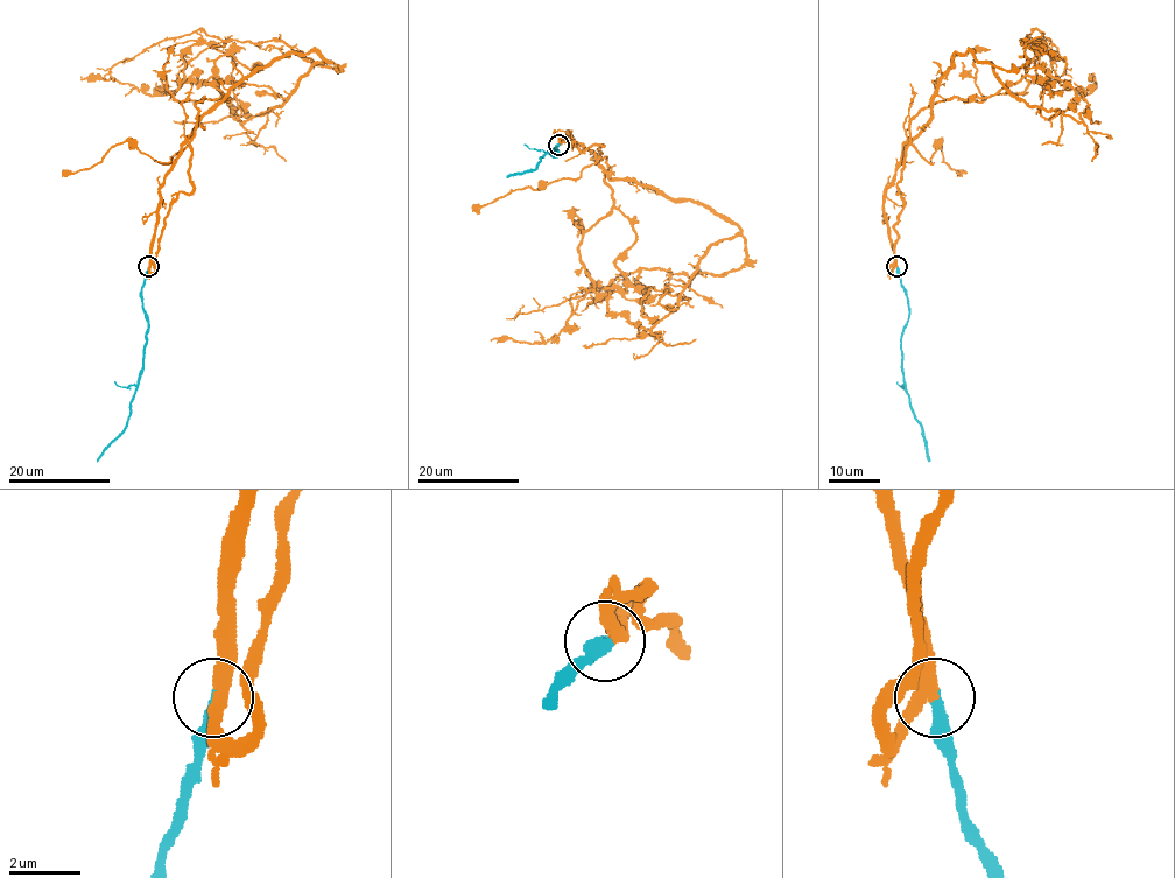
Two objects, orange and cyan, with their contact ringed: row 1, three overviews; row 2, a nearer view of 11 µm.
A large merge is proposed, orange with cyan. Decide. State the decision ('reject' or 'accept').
accept

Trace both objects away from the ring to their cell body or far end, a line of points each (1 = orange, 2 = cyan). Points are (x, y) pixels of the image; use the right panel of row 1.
1: (896, 266), (884, 189), (957, 53), (991, 63), (1029, 105), (1060, 111), (1060, 140), (1042, 145)
2: (896, 266), (909, 310), (901, 335), (901, 372), (929, 461)

